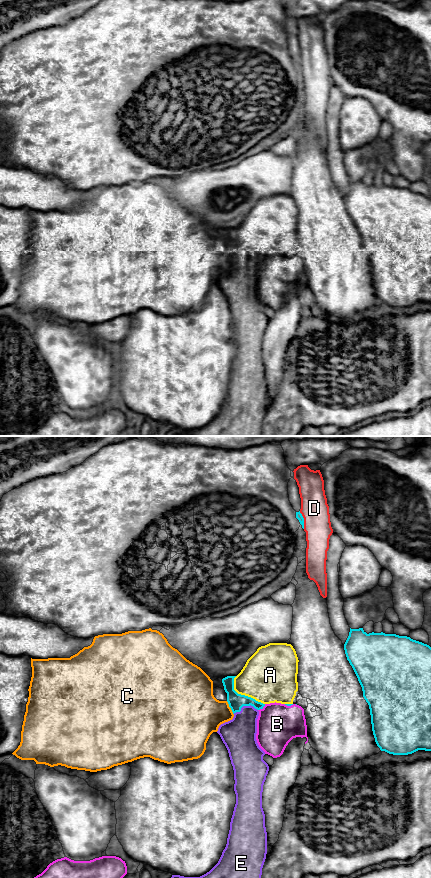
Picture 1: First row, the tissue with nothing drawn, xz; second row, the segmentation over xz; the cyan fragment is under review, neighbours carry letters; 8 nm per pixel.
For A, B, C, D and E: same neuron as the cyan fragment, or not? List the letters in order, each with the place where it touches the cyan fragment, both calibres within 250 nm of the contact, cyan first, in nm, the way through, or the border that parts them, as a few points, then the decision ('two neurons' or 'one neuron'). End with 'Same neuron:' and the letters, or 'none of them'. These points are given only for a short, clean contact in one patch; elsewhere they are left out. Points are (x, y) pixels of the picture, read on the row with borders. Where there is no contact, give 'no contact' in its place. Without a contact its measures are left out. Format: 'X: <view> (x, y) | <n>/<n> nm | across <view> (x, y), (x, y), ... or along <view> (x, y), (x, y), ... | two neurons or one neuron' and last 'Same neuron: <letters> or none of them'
A: xz (244, 695) | 130/420 nm | two neurons
B: xz (261, 708) | 130/340 nm | two neurons
C: xz (230, 707) | 130/360 nm | two neurons
D: xz (303, 520) | 50/220 nm | along xz (299, 511), (303, 518), (304, 528) | two neurons
E: xz (244, 705) | 130/280 nm | two neurons
Same neuron: none of them

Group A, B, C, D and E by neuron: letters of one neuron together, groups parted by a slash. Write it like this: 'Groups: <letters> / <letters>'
Groups: A E / B / C / D

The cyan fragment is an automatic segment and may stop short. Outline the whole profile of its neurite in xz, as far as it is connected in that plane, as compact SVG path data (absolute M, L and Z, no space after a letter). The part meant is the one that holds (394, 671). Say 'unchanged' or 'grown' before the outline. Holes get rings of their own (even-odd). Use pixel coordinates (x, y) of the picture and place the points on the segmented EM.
unchanged; M351 629L344 650L369 705L372 731L381 751L408 755L418 750L431 751L431 647L407 636L369 633Z

